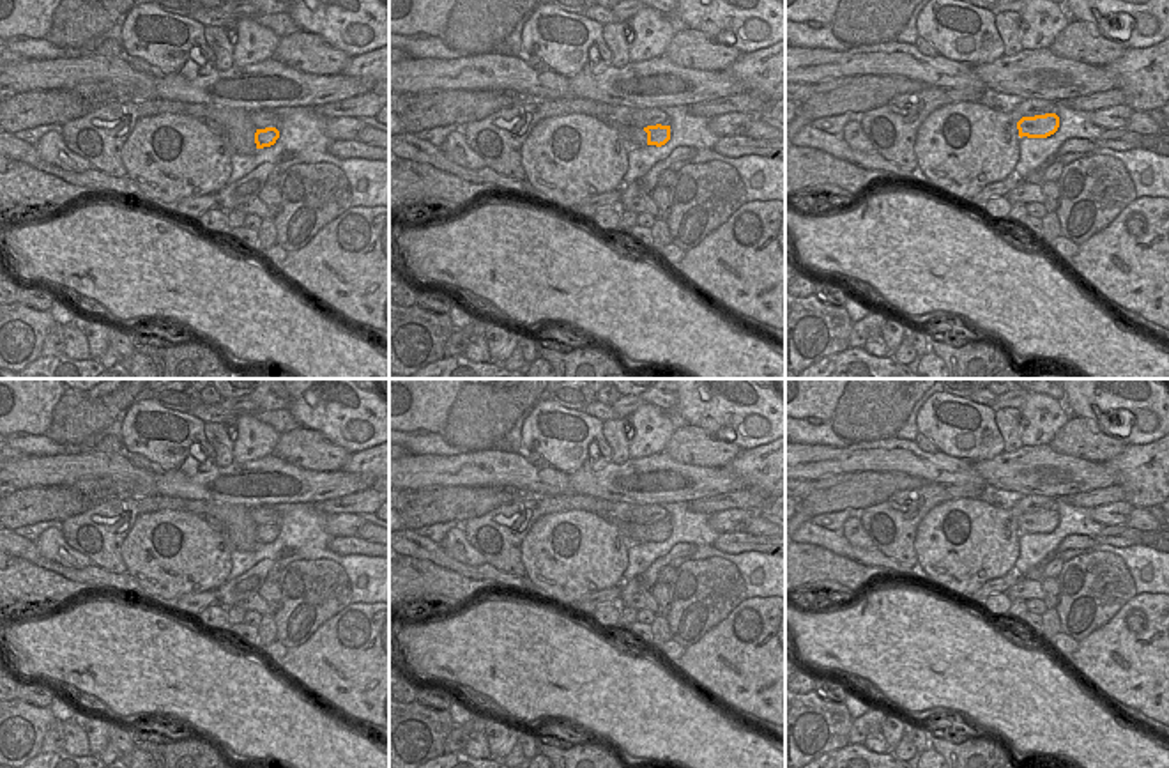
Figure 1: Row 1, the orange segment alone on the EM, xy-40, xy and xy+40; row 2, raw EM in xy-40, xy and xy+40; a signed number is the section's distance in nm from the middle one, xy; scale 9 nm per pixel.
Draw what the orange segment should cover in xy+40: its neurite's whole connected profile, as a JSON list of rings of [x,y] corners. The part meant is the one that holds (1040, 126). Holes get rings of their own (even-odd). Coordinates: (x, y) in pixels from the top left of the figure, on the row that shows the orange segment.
[[[1056,113],[1022,117],[1017,122],[1019,136],[1028,138],[1047,138],[1059,127],[1059,117]]]

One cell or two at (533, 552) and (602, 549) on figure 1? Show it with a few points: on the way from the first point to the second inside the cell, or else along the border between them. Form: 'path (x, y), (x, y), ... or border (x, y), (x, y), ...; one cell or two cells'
path (550, 552), (566, 552), (572, 547), (584, 549); one cell

